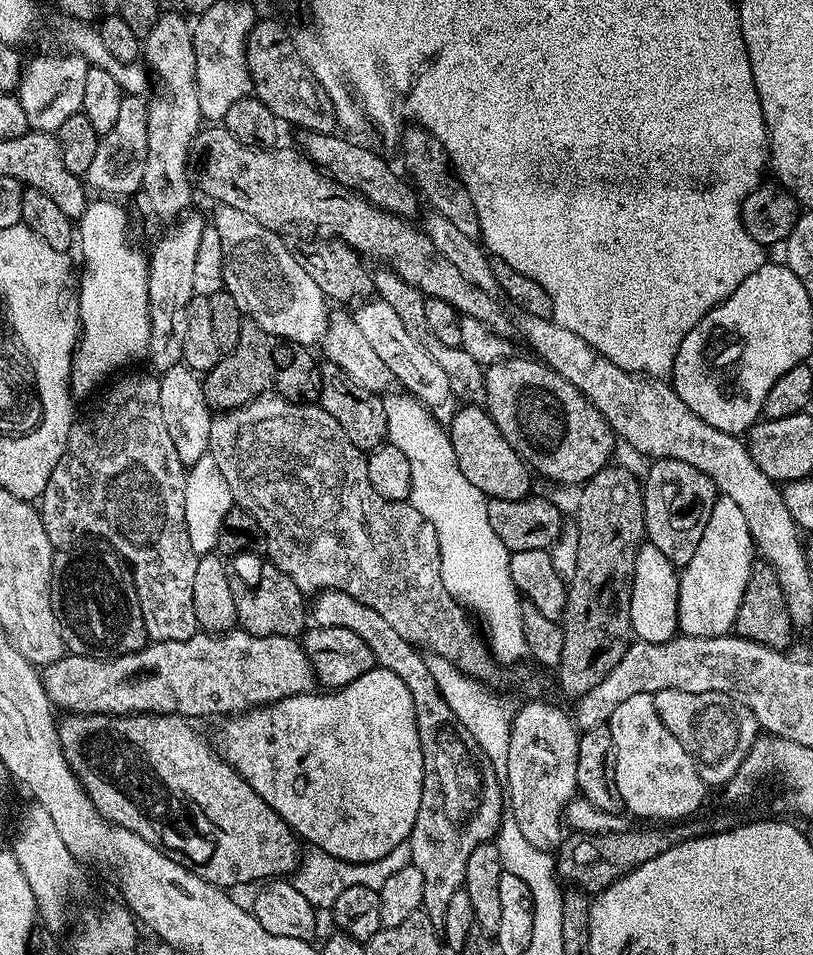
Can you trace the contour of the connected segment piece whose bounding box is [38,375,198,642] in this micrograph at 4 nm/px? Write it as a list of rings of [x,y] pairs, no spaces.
[[[155,375],[123,376],[101,398],[100,405],[74,421],[68,436],[63,437],[62,458],[54,466],[46,490],[38,497],[40,521],[53,549],[63,550],[85,538],[95,538],[111,548],[126,561],[132,573],[148,640],[185,640],[198,632],[194,614],[194,570],[198,558],[190,550],[190,534],[186,534],[186,466],[178,458],[162,418],[159,379]]]

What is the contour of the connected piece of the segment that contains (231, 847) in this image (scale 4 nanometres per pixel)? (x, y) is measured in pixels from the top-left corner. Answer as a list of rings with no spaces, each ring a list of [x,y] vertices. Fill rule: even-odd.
[[[68,714],[59,721],[58,727],[60,729],[60,745],[64,751],[64,756],[100,813],[113,824],[138,834],[138,838],[146,838],[146,842],[150,842],[150,846],[162,850],[162,854],[166,854],[166,858],[186,865],[194,874],[198,874],[198,878],[210,882],[215,888],[233,890],[232,888],[238,887],[239,884],[252,884],[255,880],[264,882],[269,878],[280,878],[285,874],[295,873],[301,860],[302,844],[296,833],[292,831],[292,827],[274,809],[266,806],[266,802],[262,802],[260,795],[228,765],[227,760],[221,758],[217,753],[216,757],[208,749],[207,742],[188,724],[191,723],[179,714],[137,714],[135,716],[78,716]]]

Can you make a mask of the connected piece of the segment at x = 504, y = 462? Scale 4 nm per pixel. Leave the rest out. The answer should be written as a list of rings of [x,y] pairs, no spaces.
[[[460,406],[452,416],[452,425],[449,423],[446,431],[462,474],[466,474],[466,479],[474,482],[474,486],[478,486],[484,496],[498,500],[522,500],[533,491],[533,477],[528,465],[510,446],[510,442],[506,442],[483,407]]]

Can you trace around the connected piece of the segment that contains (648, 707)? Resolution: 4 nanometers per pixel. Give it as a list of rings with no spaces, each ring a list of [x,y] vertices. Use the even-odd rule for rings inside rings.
[[[653,693],[634,694],[626,702],[618,702],[618,710],[610,714],[607,725],[621,805],[629,808],[627,811],[633,817],[648,820],[644,822],[680,822],[692,818],[704,800],[706,785],[691,754],[662,726],[662,718],[654,710]]]

